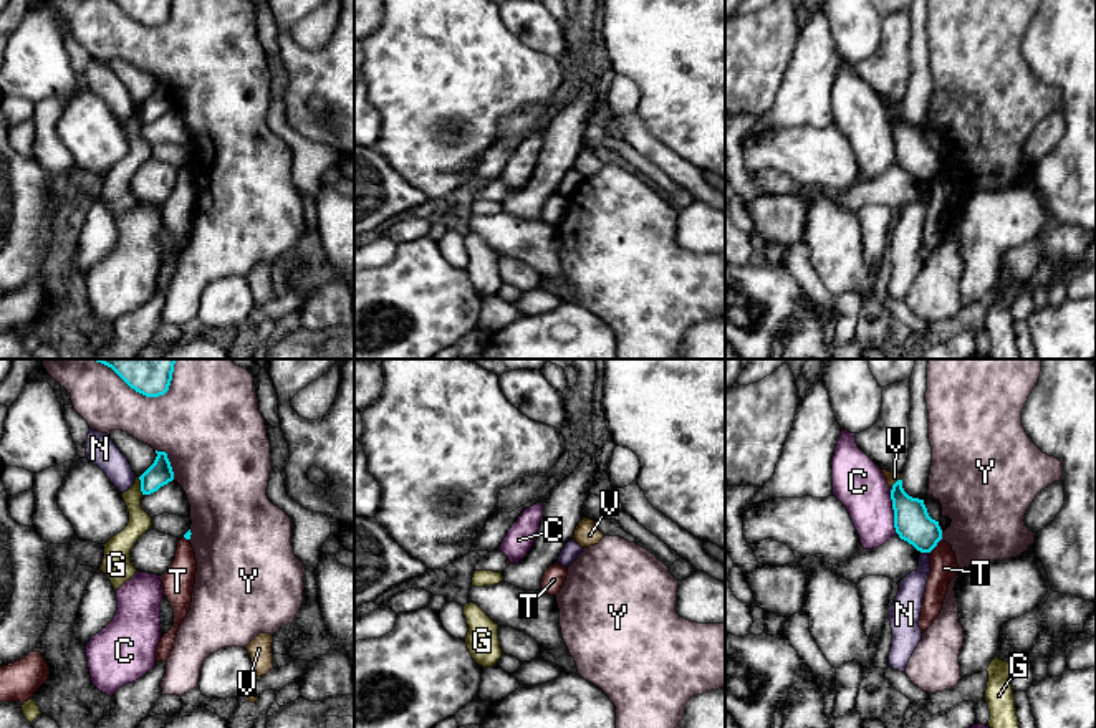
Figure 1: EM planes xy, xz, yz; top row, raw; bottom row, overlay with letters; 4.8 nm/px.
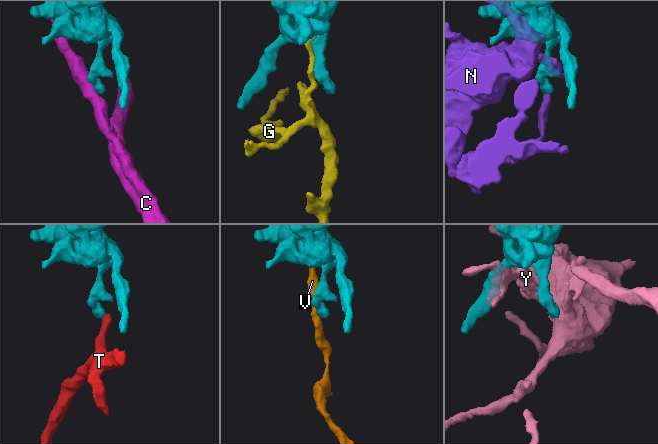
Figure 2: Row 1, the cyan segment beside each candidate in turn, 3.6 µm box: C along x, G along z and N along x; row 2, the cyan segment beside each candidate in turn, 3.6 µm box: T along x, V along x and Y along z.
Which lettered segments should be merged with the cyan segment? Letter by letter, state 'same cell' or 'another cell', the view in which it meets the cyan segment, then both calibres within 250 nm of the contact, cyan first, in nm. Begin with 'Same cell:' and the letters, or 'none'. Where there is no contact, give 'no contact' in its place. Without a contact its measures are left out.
Same cell: none
C: another cell; contact in yz; calibres 180 and 240 nm
G: another cell; contact in xy; calibres 120 and 110 nm
N: another cell; contact in yz; calibres 180 and 130 nm
T: another cell; contact in yz; calibres 180 and 140 nm
V: another cell; contact in yz; calibres 180 and 50 nm
Y: another cell; contact in xy; calibres 130 and 400 nm

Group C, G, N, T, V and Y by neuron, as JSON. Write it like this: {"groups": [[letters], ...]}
{"groups": [["C"], ["G"], ["N"], ["T"], ["V"], ["Y"]]}

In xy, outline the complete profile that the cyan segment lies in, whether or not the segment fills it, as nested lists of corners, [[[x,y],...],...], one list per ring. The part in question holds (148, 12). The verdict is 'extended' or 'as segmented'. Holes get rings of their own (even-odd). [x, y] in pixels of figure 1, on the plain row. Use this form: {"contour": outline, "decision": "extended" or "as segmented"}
{"contour": [[[114,0],[131,18],[159,26],[169,20],[174,0]]], "decision": "as segmented"}

